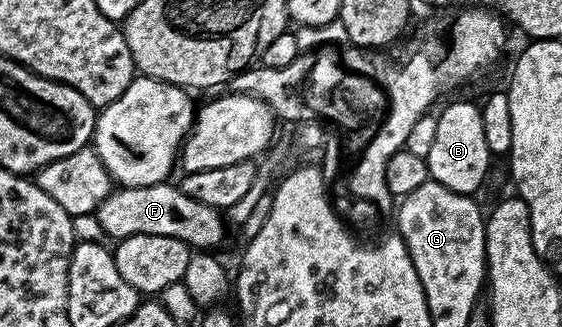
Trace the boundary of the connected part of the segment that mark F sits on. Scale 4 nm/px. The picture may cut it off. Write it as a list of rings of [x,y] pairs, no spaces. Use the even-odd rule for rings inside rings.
[[[177,184],[115,188],[96,210],[98,225],[113,239],[132,235],[168,235],[180,239],[194,251],[214,251],[222,241],[222,217],[215,206],[184,195]]]

